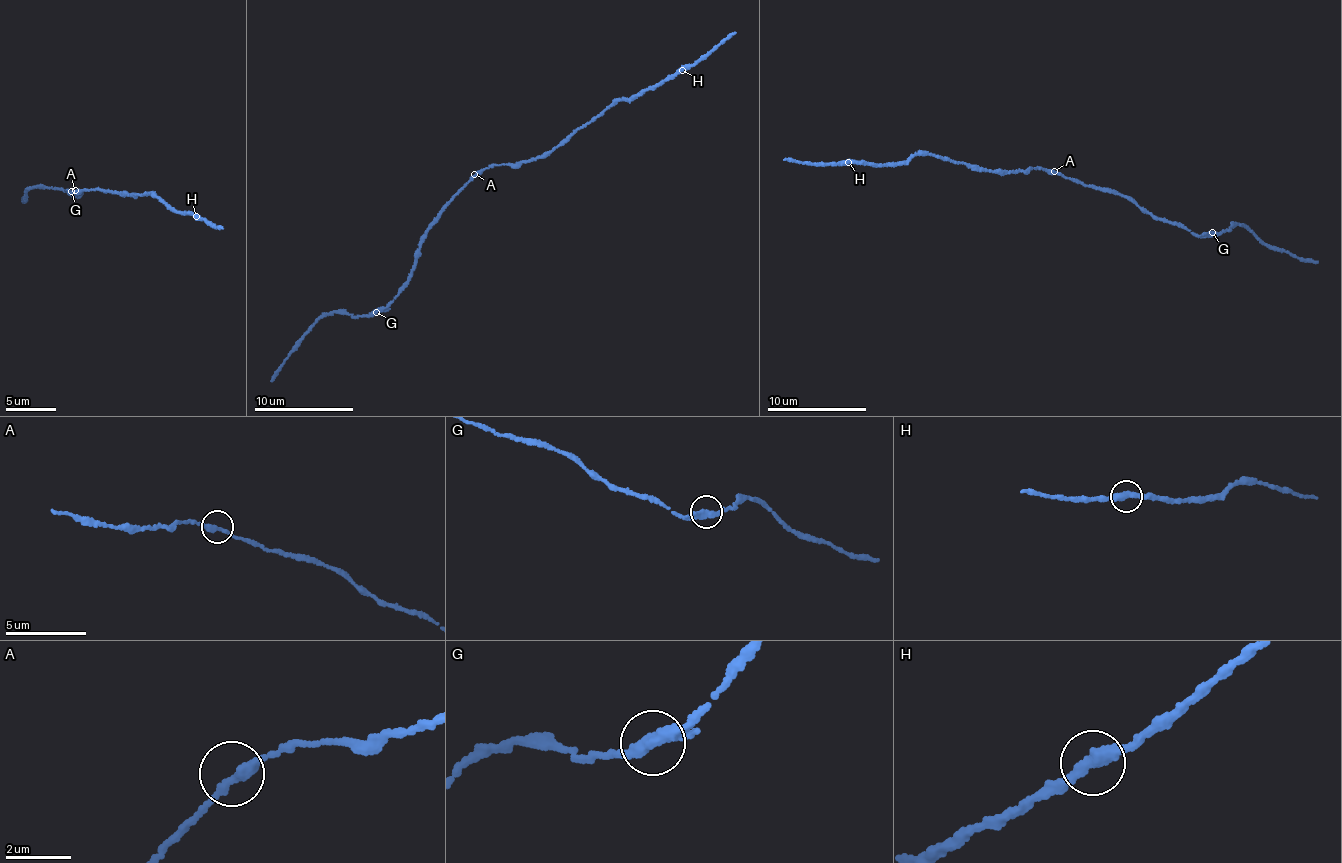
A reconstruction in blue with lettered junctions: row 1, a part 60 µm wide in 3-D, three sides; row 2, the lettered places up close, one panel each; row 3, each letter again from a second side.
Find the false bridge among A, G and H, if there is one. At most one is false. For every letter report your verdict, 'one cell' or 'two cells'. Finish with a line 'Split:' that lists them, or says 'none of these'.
A: one cell
G: one cell
H: one cell
Split: none of these

